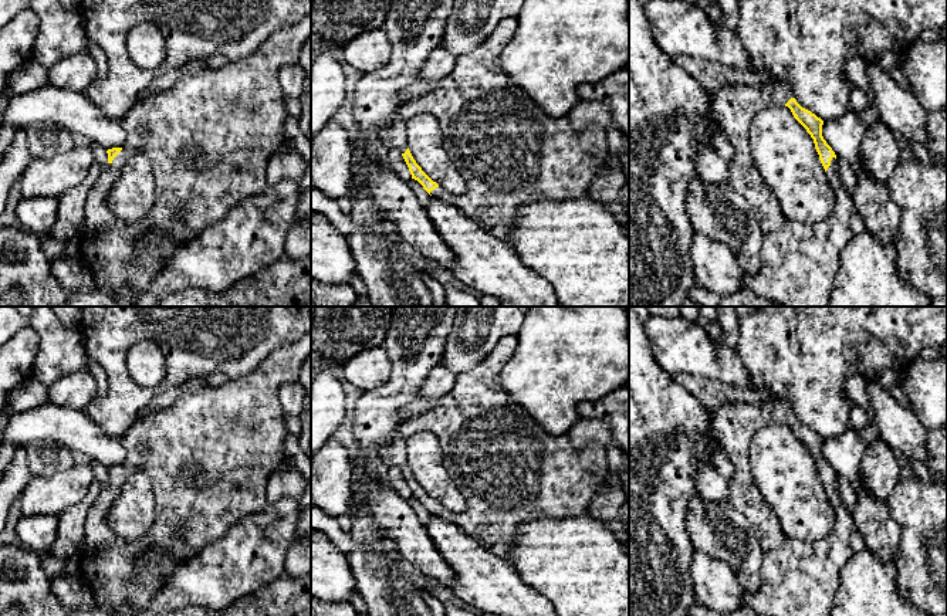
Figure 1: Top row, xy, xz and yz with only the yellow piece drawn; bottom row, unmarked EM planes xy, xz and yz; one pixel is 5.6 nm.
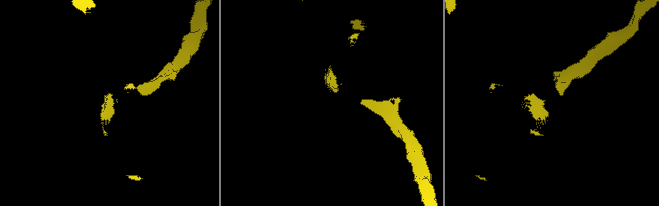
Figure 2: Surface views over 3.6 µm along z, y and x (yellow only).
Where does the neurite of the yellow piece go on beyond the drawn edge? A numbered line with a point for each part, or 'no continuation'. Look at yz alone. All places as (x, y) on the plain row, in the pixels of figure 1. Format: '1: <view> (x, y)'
1: yz (798, 578)

